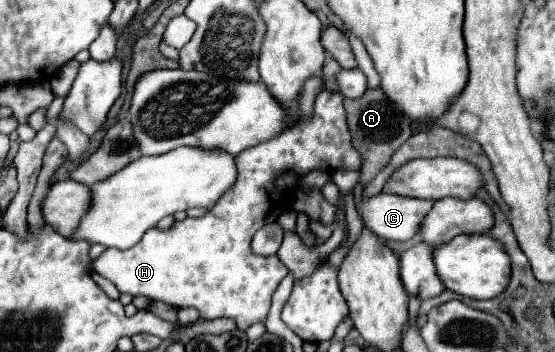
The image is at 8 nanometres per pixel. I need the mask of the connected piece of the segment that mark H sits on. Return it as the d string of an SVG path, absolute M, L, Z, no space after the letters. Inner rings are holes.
M323 89L313 103L313 115L309 119L299 119L295 125L287 127L279 135L275 135L269 141L263 141L251 149L245 149L235 157L237 165L237 181L235 187L227 189L223 199L217 201L213 209L207 211L205 217L197 219L183 219L175 221L169 229L151 227L143 239L127 249L105 249L95 261L93 269L109 279L119 293L129 295L143 295L153 301L163 301L175 309L181 307L195 307L201 313L201 319L217 319L217 317L229 317L235 319L239 329L247 329L255 323L265 323L269 307L271 307L271 295L281 283L281 279L289 273L285 265L277 257L261 257L251 251L251 239L257 233L257 229L263 227L263 223L269 223L275 219L275 201L271 199L269 191L277 191L273 187L273 177L285 169L297 171L297 175L305 175L317 167L325 171L333 169L359 169L361 159L359 153L351 145L351 135L345 121L345 109L343 109L343 97L337 93L331 93Z

